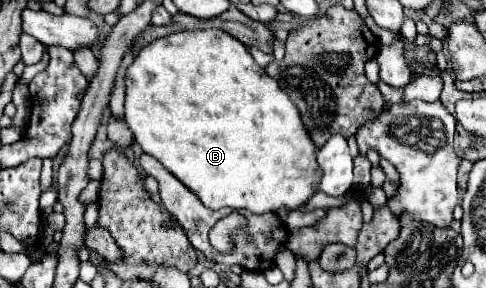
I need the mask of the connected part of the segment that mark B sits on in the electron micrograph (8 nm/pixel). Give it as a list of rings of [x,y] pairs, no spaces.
[[[210,28],[210,30],[184,30],[178,34],[170,34],[166,38],[158,38],[144,46],[140,54],[134,58],[126,72],[126,124],[134,132],[136,142],[142,146],[142,150],[156,160],[164,164],[166,170],[170,170],[184,186],[188,186],[206,208],[220,210],[220,208],[232,208],[232,210],[250,210],[254,214],[262,212],[292,212],[302,208],[314,194],[314,184],[318,184],[318,162],[316,162],[316,146],[310,140],[306,126],[302,124],[300,112],[294,106],[294,102],[286,96],[286,92],[278,86],[274,78],[266,74],[264,68],[260,68],[246,46],[242,46],[236,38],[230,34]]]

